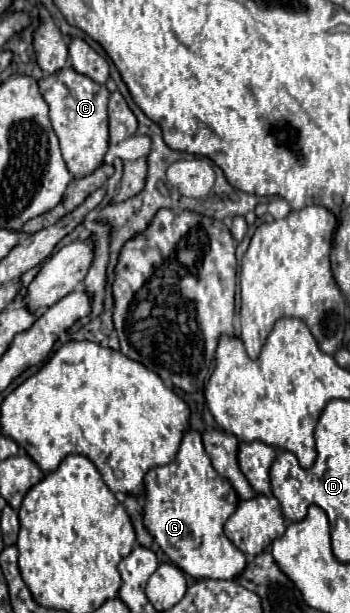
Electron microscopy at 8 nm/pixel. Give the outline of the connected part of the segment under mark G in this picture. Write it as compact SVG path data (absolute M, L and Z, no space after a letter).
M192 428L184 432L180 450L176 454L176 460L158 466L146 472L144 476L144 526L154 536L162 552L188 576L192 578L216 578L216 580L234 580L246 566L244 554L226 538L224 534L224 522L236 510L238 506L238 494L232 488L232 484L222 478L214 468L212 462L202 446L200 434Z

